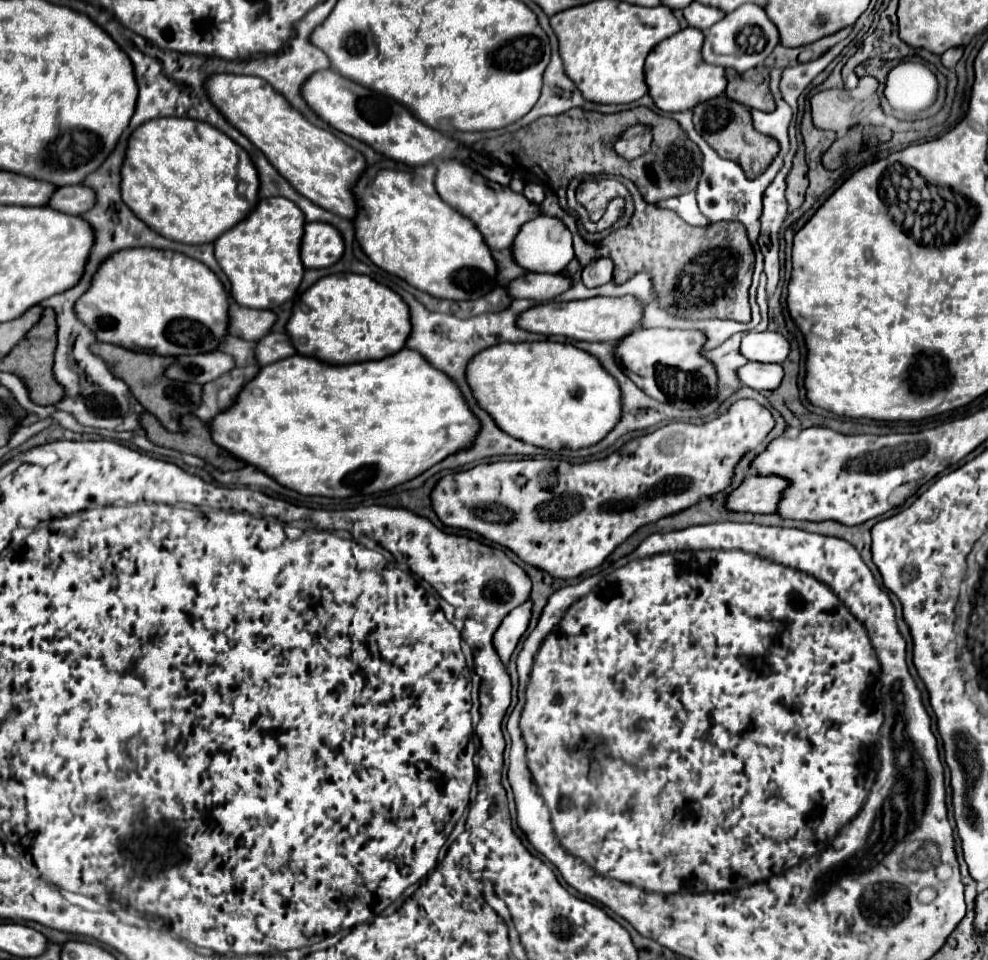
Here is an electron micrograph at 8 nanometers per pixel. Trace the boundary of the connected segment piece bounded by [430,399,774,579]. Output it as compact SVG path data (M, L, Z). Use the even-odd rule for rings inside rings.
M738 399L736 403L730 405L730 409L722 415L718 415L716 419L708 421L708 423L700 423L700 425L694 425L694 423L684 423L684 421L672 421L652 433L646 433L642 437L636 437L634 441L630 441L630 447L626 445L626 449L622 447L618 453L612 453L608 455L606 459L598 459L598 461L590 461L590 463L566 463L566 461L558 461L558 459L518 459L518 461L496 461L496 463L482 463L482 465L476 465L468 471L462 471L462 473L448 473L444 475L436 487L432 489L430 493L430 501L432 501L432 509L434 513L438 515L438 519L446 525L446 527L454 527L454 529L466 529L466 531L474 531L486 539L492 539L494 543L500 543L508 549L512 549L522 561L530 563L530 565L536 565L538 569L544 569L548 571L550 575L558 577L558 579L568 579L568 577L578 577L582 575L584 571L590 571L590 569L596 569L602 565L602 561L622 543L626 541L638 527L646 525L646 523L652 523L652 521L658 521L662 517L668 517L668 515L674 515L694 503L698 503L700 499L704 497L710 497L718 491L724 491L728 485L730 485L730 477L732 477L732 471L736 467L736 463L740 461L740 457L750 449L750 447L756 447L762 443L762 439L766 439L768 431L774 427L774 419L770 415L770 411L766 407L762 407L760 403L752 401L752 399Z

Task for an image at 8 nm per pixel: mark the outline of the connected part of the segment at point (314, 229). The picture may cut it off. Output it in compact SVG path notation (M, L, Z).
M306 223L300 245L300 257L306 269L334 265L344 253L342 235L328 223Z

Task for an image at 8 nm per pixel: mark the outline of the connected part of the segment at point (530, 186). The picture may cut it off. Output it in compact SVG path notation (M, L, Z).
M526 183L526 187L524 187L524 195L526 195L526 199L528 199L530 203L540 205L542 199L544 199L544 189L542 189L538 183Z

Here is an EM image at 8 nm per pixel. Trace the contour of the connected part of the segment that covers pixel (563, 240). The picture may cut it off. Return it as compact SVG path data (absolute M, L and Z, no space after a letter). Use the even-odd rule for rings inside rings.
M548 217L548 221L536 221L530 219L526 221L518 235L514 237L512 243L512 257L514 261L526 269L526 271L534 271L534 273L560 273L564 271L564 267L574 259L574 249L572 249L572 233L566 229L566 225L556 219L556 217ZM552 227L556 227L556 231L560 231L558 237L552 237L550 231Z

